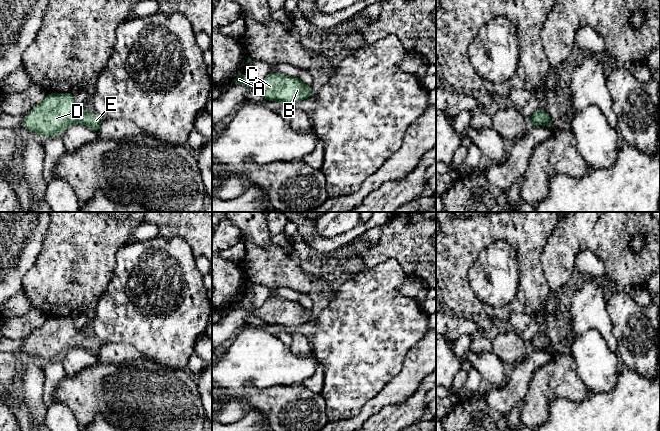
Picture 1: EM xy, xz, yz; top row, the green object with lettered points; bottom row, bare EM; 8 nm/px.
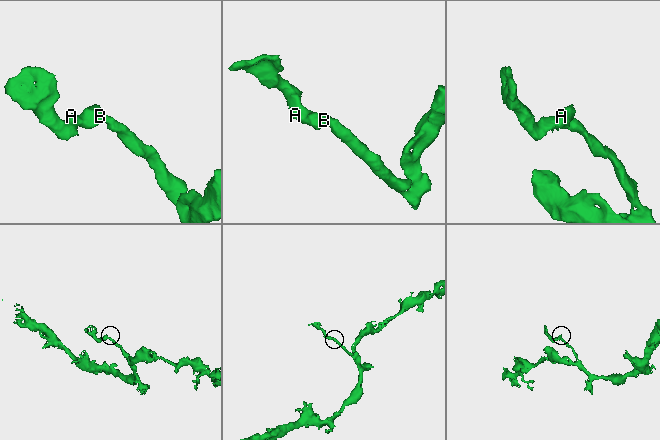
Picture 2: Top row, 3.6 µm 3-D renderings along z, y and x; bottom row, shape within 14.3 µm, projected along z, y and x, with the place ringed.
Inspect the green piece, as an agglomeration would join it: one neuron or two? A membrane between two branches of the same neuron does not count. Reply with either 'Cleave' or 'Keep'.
Keep

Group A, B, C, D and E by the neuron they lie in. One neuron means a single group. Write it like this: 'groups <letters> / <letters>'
groups A B C D E

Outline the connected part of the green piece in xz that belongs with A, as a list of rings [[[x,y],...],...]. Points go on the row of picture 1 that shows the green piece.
[[[272,73],[268,74],[257,86],[253,76],[237,75],[233,81],[235,84],[252,87],[256,93],[269,101],[278,101],[290,106],[296,101],[311,97],[312,87],[308,87],[299,77]]]

